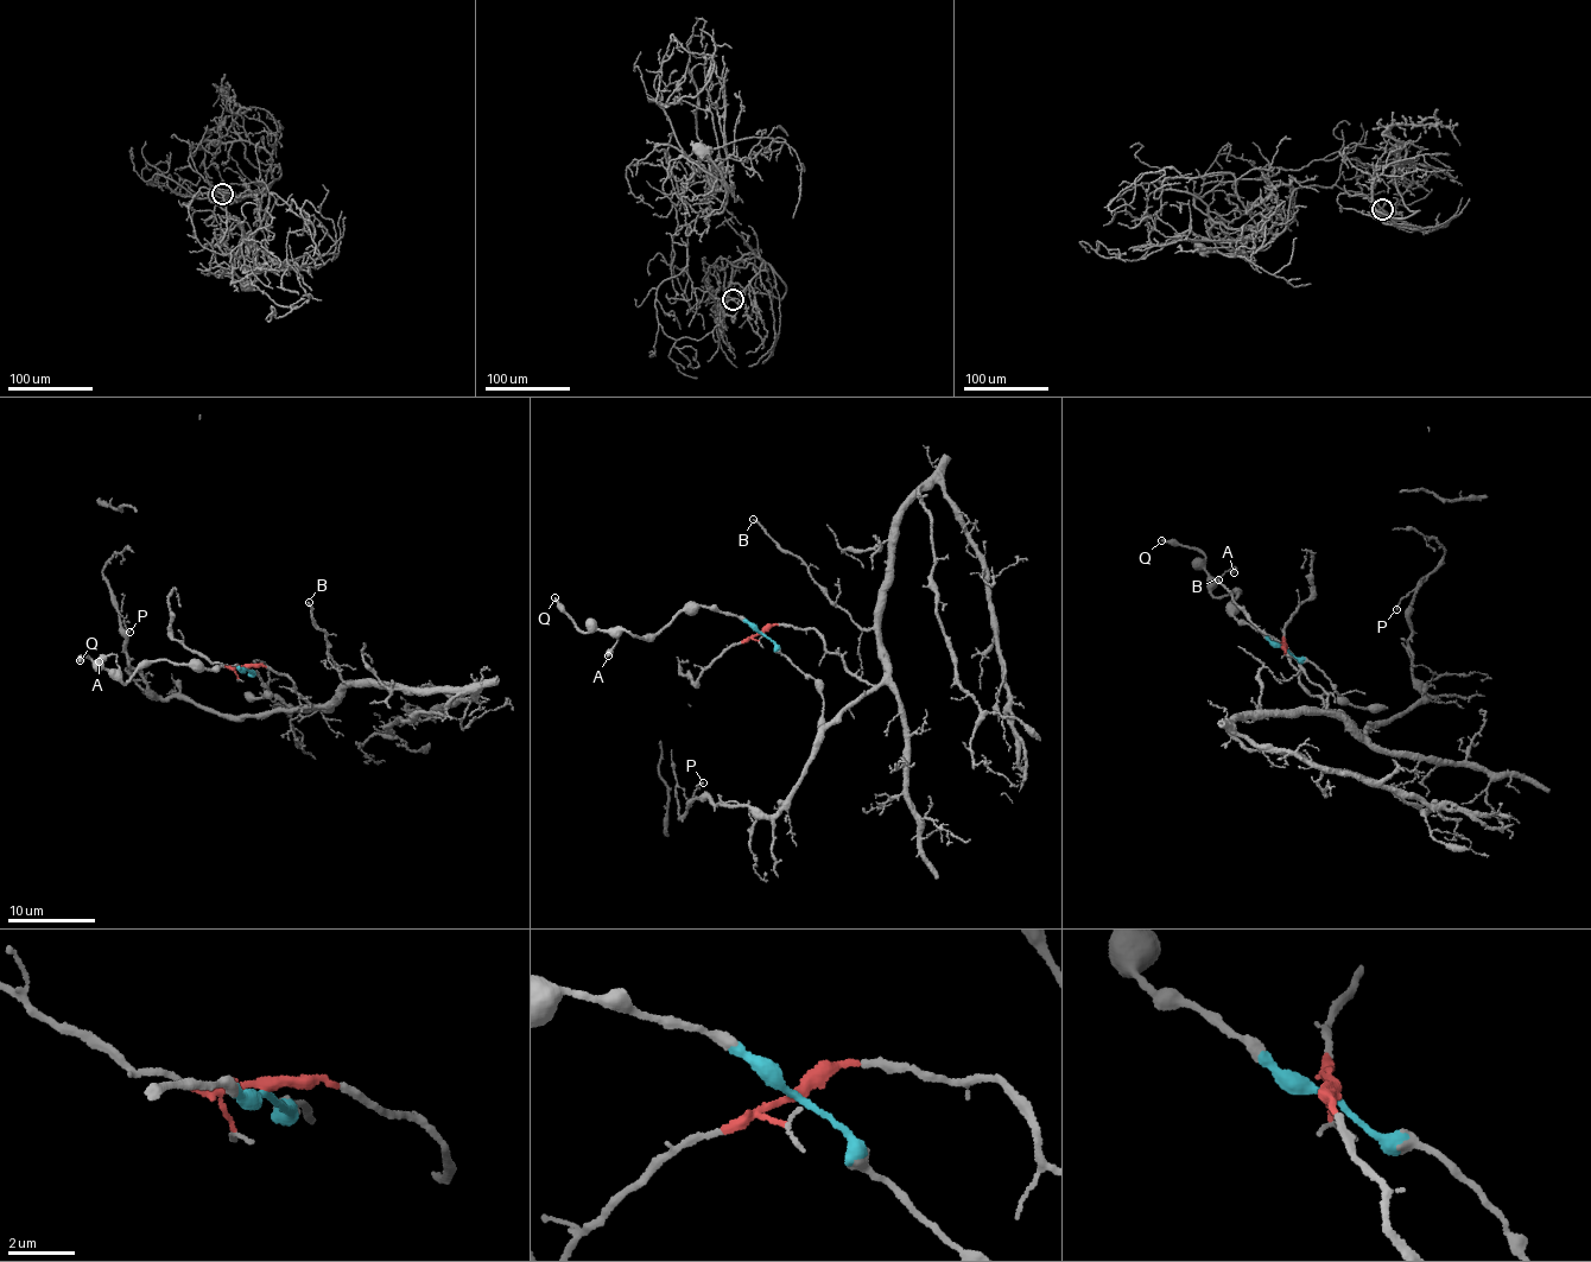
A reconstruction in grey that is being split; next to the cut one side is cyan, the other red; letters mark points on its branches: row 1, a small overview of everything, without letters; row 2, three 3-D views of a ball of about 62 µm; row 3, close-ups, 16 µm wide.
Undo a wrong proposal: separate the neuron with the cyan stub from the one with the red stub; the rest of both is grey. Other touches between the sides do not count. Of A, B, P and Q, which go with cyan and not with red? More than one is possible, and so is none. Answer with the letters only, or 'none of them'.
A, Q

